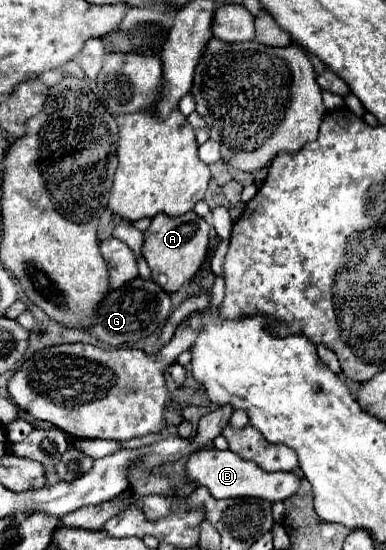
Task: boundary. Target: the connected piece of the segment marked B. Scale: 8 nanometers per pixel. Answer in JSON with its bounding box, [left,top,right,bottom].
[186,448,300,502]

